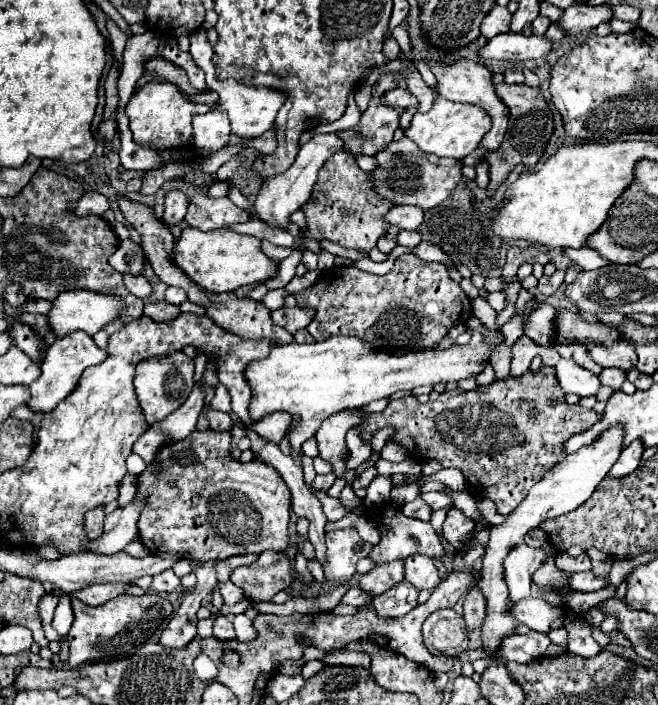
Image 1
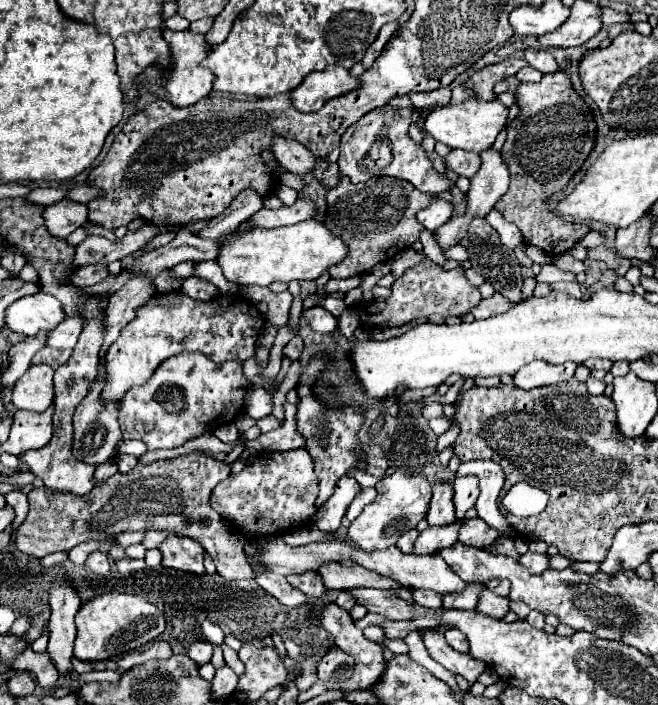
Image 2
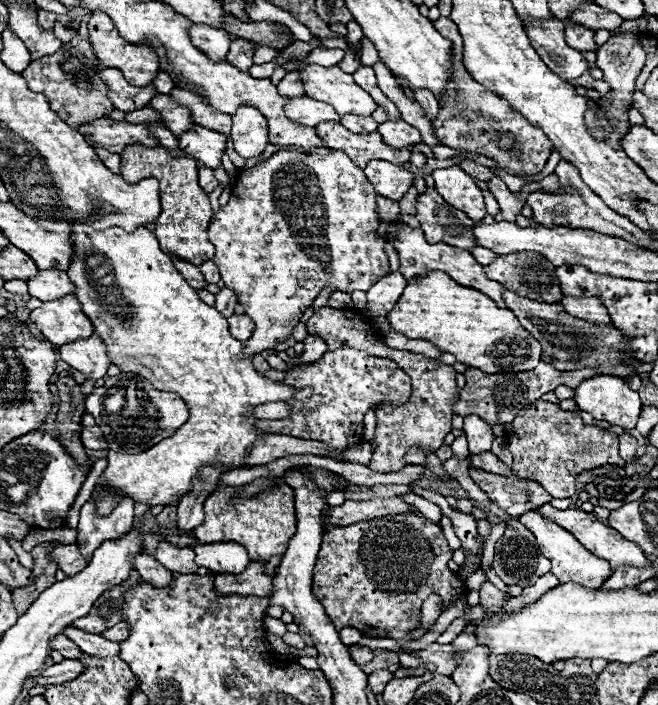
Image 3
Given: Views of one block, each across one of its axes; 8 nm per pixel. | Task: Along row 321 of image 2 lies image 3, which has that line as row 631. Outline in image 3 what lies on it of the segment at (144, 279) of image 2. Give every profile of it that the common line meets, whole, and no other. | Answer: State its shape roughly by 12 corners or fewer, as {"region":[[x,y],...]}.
{"region":[[126,622],[108,628],[102,636],[122,642],[130,634]]}

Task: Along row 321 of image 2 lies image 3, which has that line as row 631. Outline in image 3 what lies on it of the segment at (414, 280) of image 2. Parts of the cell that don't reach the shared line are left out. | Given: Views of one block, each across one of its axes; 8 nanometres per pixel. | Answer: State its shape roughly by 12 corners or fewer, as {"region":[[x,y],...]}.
{"region":[[422,514],[330,526],[312,592],[336,630],[410,644],[468,594]]}

